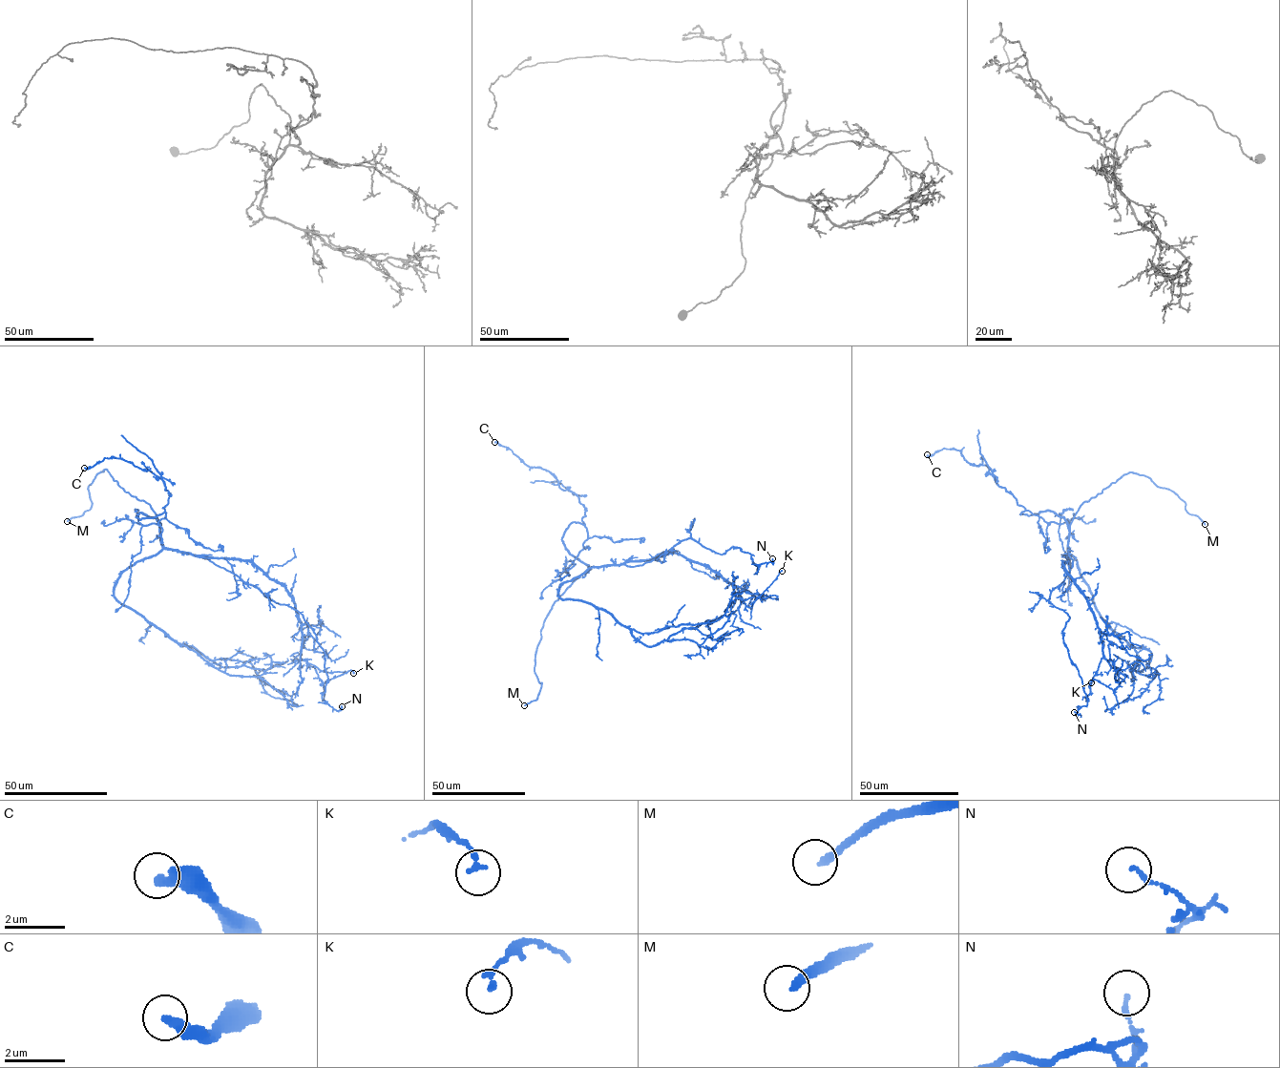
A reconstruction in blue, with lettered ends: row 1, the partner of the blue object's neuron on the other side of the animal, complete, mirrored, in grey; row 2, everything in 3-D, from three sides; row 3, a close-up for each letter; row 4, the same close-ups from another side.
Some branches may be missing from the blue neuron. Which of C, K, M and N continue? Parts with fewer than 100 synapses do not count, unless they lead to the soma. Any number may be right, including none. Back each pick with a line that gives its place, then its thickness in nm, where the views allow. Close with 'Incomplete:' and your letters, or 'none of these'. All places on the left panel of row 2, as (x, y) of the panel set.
M: Place: (67, 521). Thickness 240 nm
Incomplete: M

